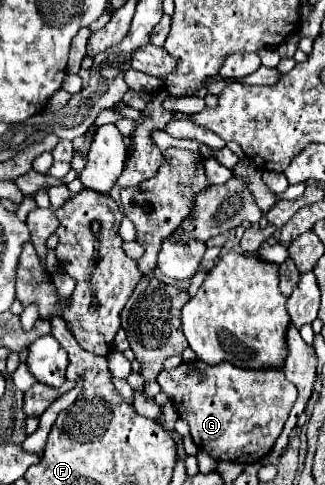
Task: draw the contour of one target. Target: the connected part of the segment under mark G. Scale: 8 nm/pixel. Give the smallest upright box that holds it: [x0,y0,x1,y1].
[158,360,296,464]

